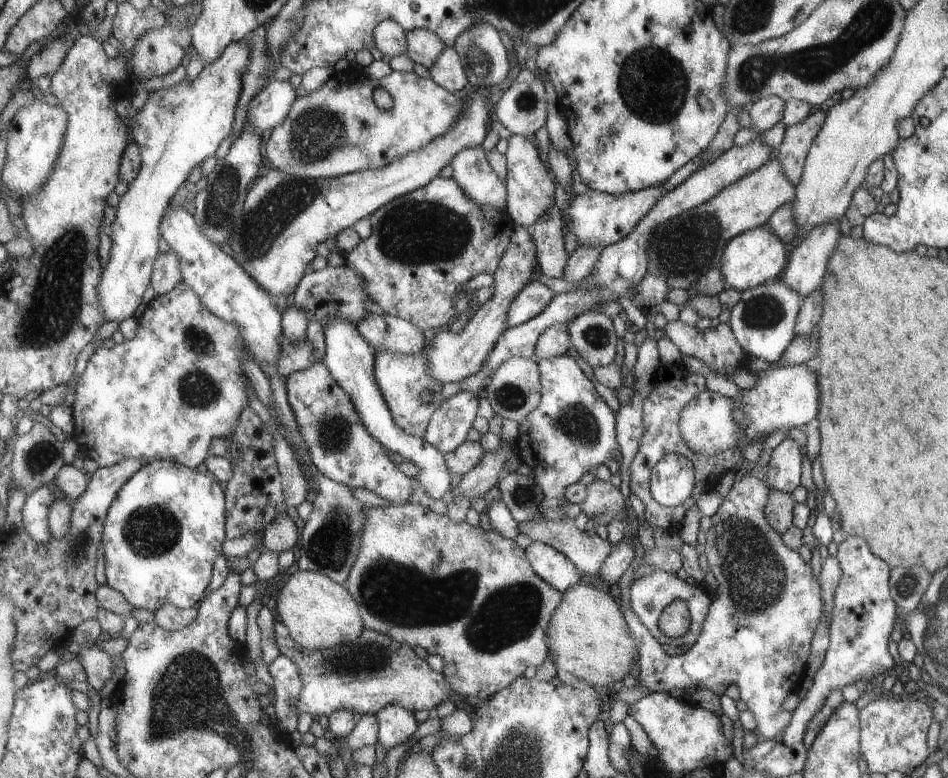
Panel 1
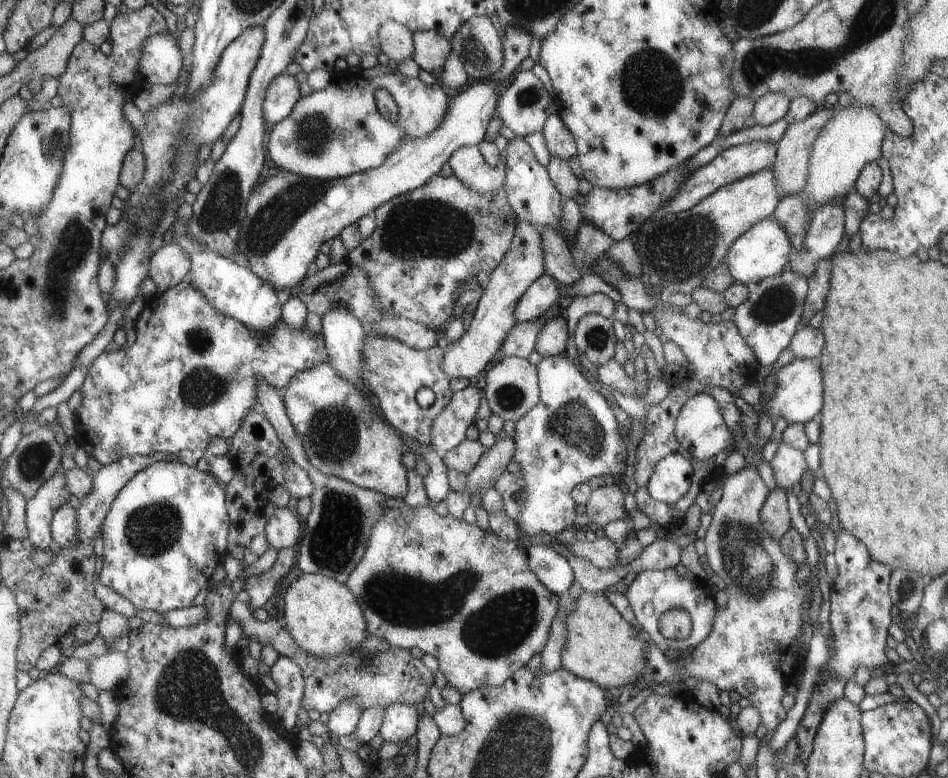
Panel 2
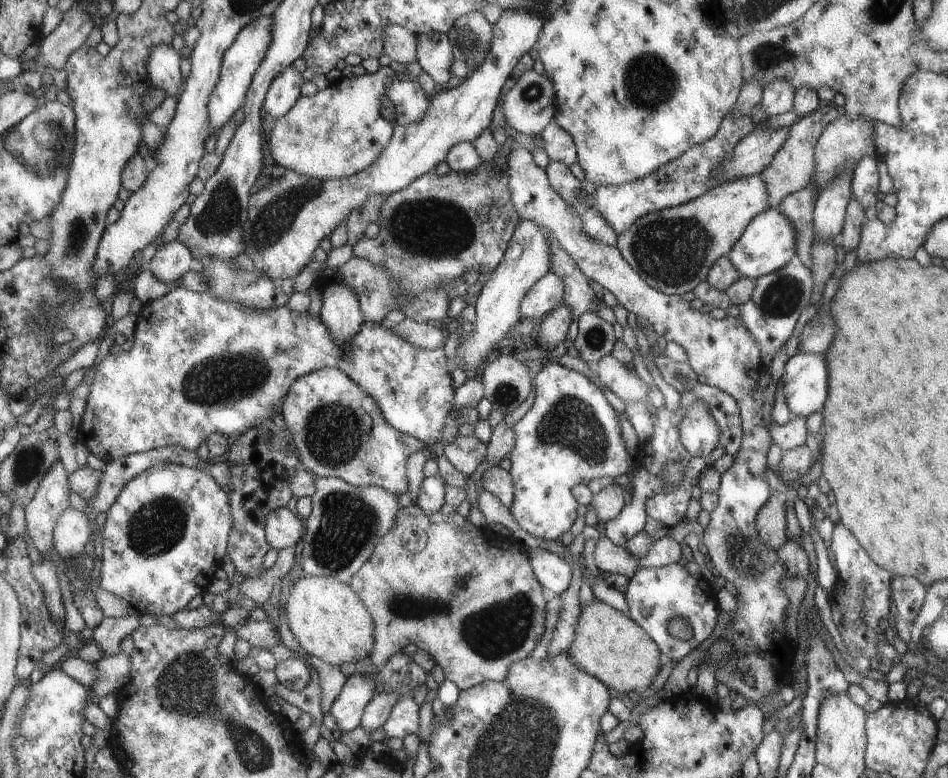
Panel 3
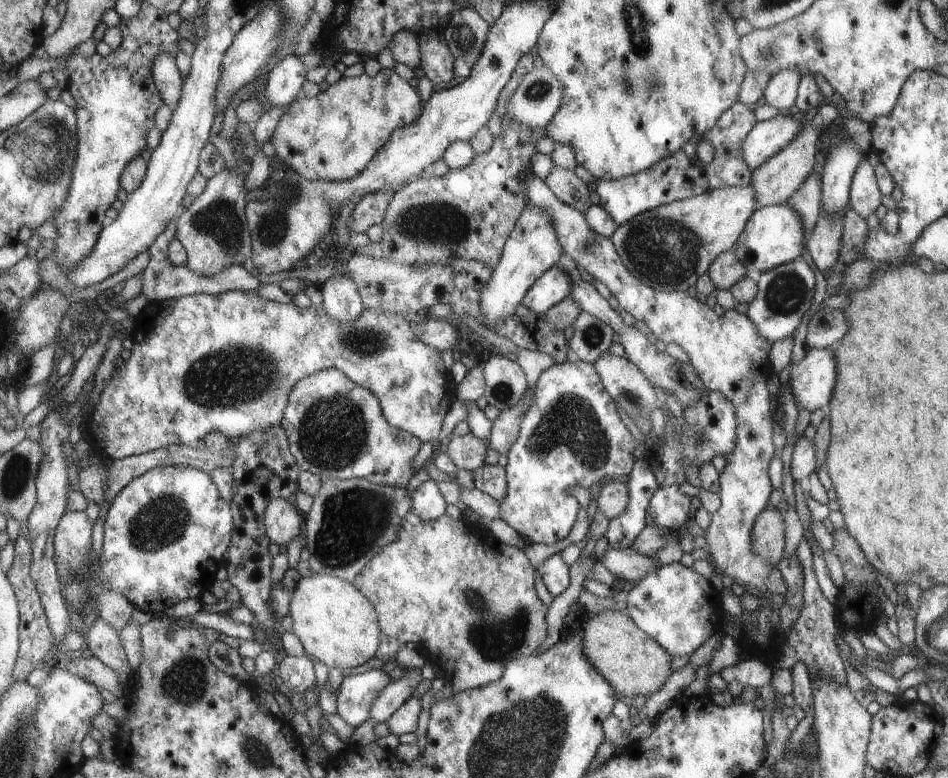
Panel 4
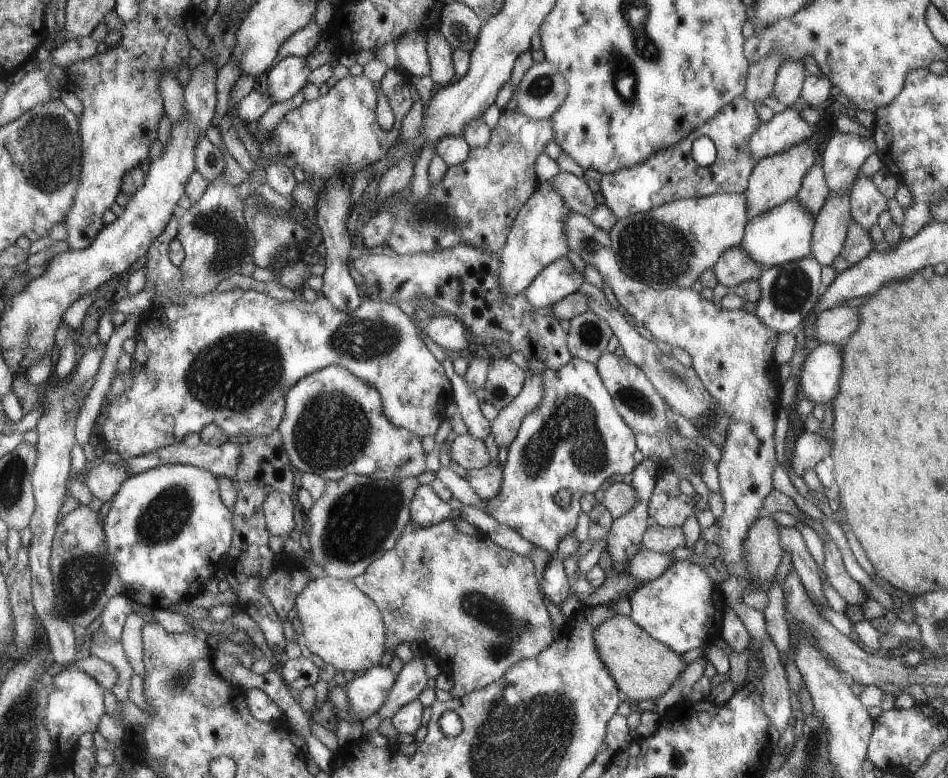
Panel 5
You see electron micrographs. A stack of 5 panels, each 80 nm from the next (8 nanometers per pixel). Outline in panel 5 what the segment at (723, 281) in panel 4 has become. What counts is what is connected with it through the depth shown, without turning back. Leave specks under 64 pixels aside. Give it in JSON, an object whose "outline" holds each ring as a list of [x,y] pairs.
{"outline":[[[731,247],[712,266],[716,281],[726,287],[737,286],[746,280],[757,281],[764,268],[741,247]]]}

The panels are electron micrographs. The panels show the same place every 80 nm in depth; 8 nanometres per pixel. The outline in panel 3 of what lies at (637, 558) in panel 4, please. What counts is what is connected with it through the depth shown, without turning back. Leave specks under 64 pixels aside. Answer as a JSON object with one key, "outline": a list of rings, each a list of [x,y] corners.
{"outline":[[[607,537],[595,540],[595,550],[593,554],[594,562],[600,572],[612,572],[613,574],[623,574],[628,580],[636,574],[638,559],[629,554],[624,546],[613,544]]]}

